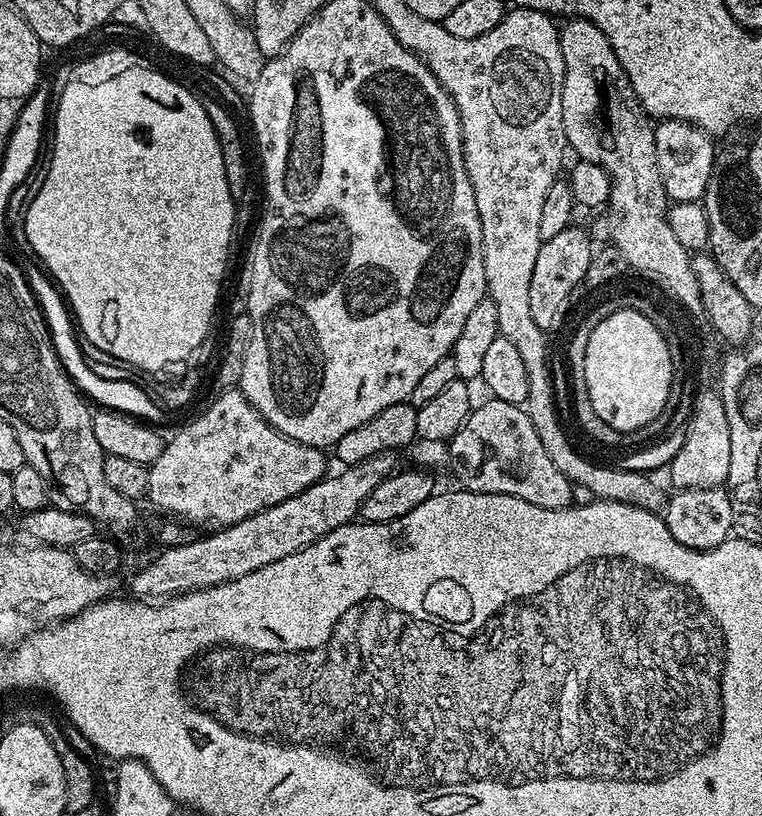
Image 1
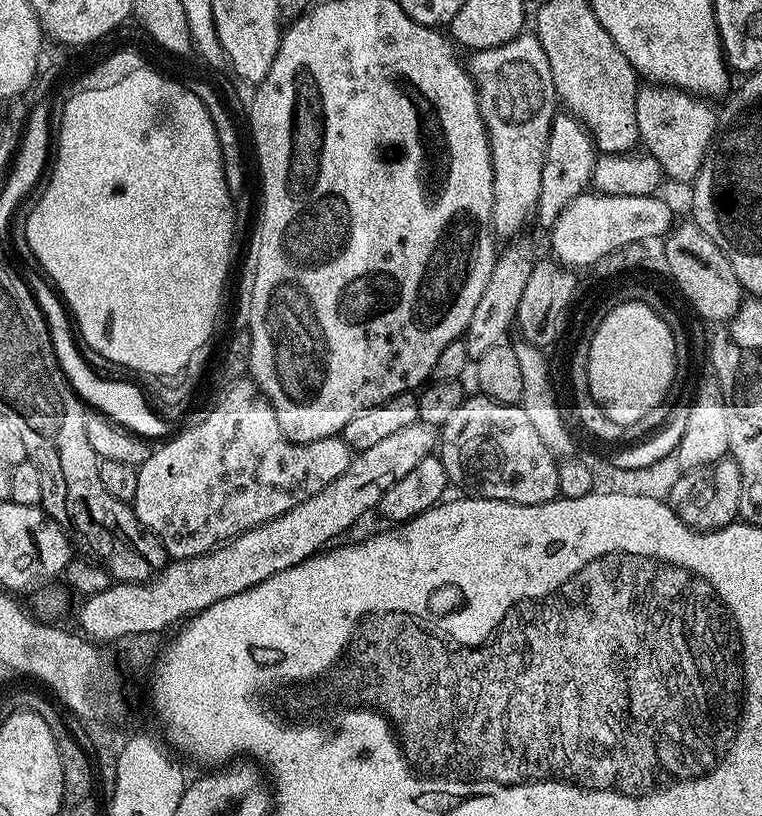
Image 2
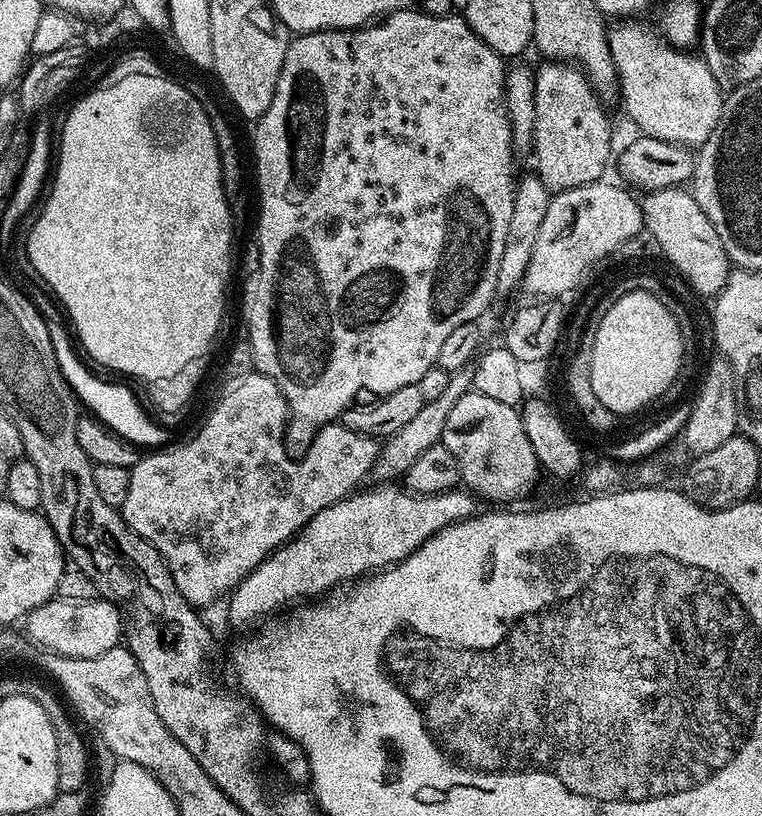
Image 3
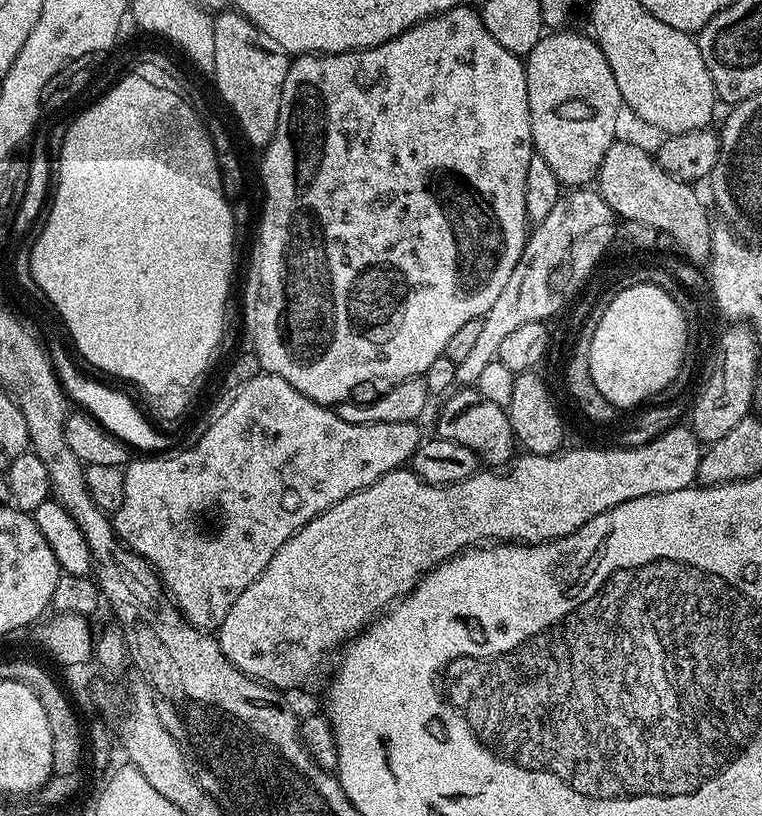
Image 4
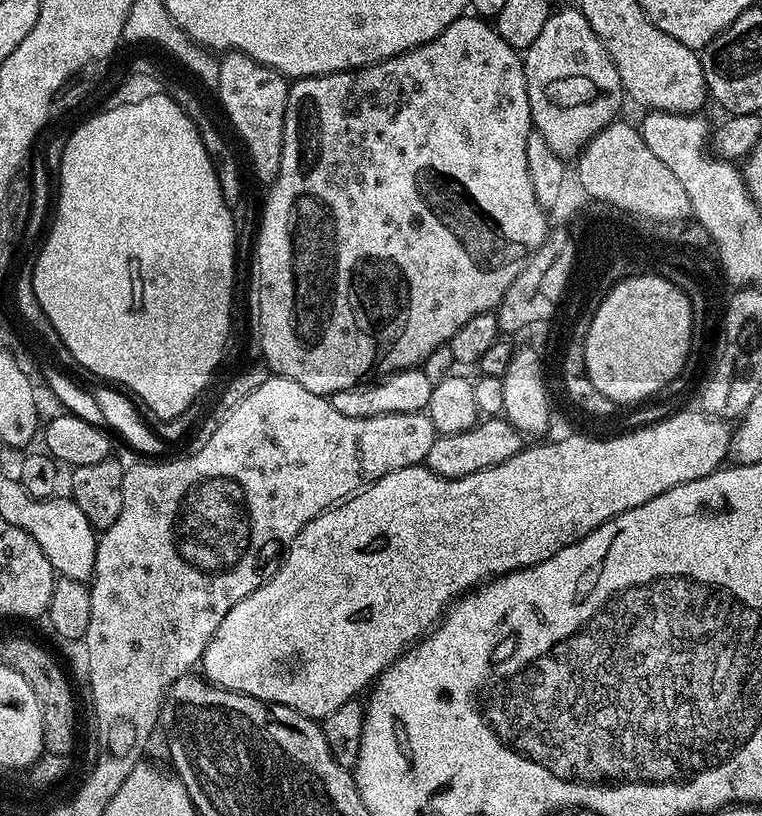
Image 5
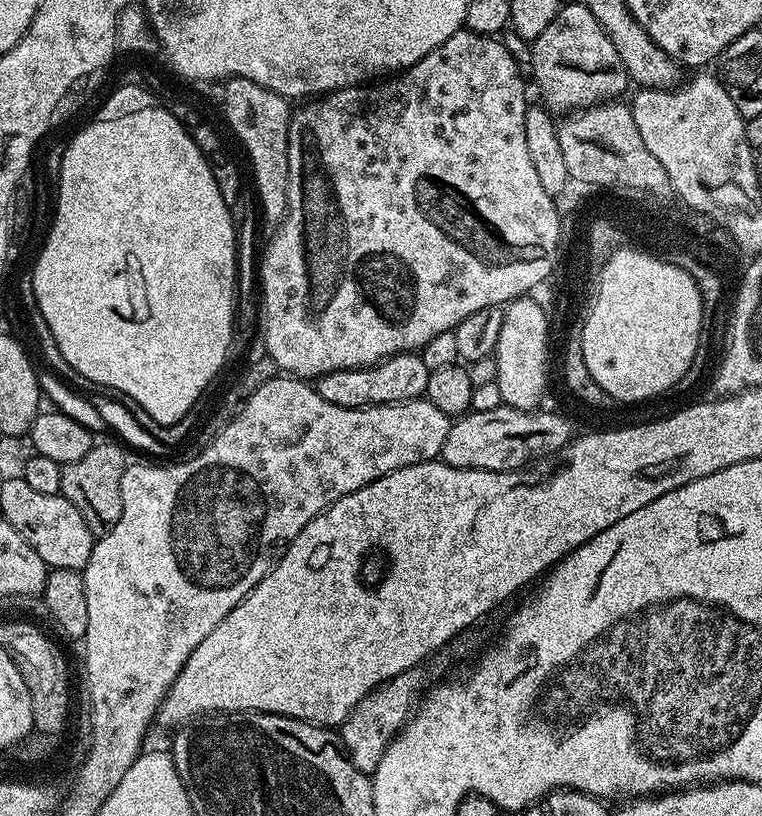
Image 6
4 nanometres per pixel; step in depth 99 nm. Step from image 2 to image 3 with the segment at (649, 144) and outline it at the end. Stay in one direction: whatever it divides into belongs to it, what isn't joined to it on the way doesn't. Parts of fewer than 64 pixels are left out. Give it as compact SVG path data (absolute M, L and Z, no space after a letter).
M624 18L613 23L608 30L610 54L616 63L619 103L624 103L629 118L636 123L637 133L658 138L662 142L681 144L684 148L699 149L710 138L710 134L714 134L714 126L718 126L720 116L724 113L725 93L699 55L691 56L691 51L674 47L659 31L651 32L636 23L640 22Z

